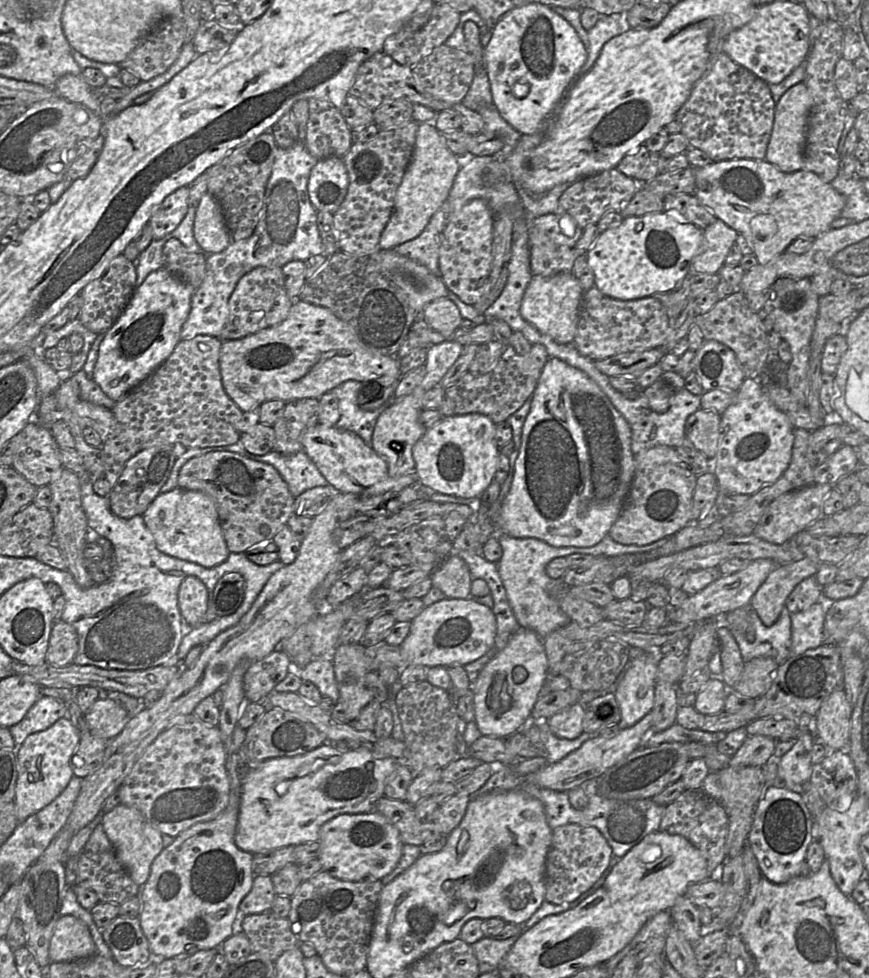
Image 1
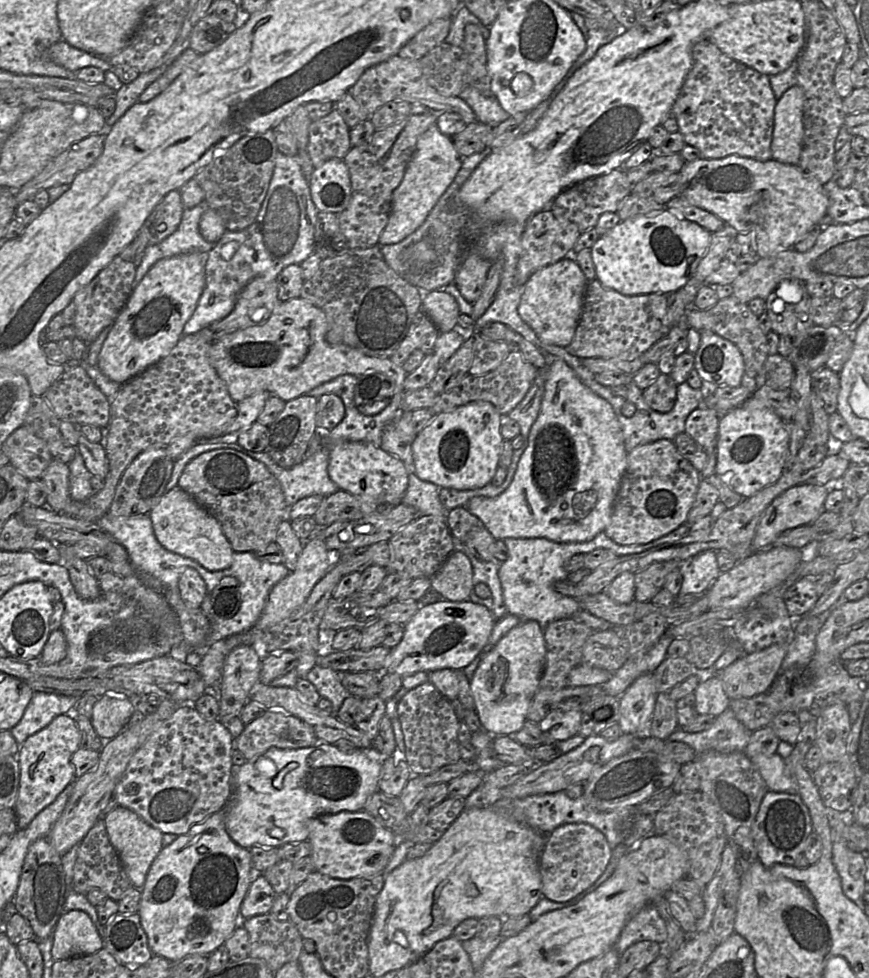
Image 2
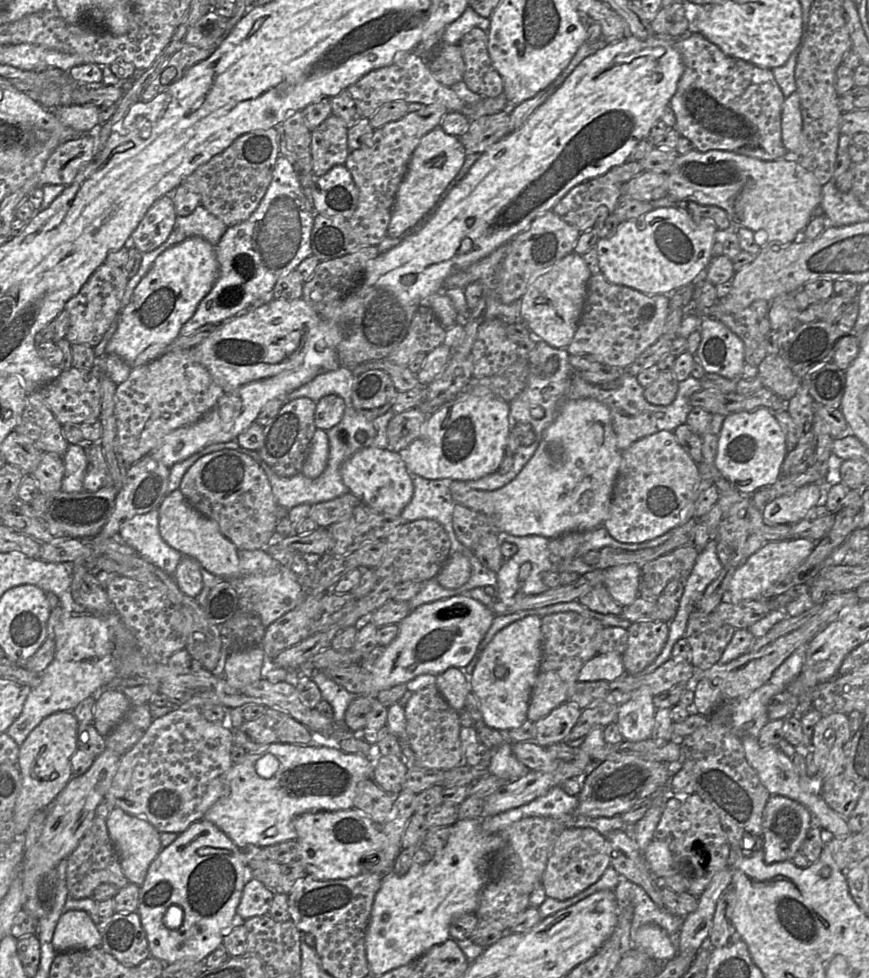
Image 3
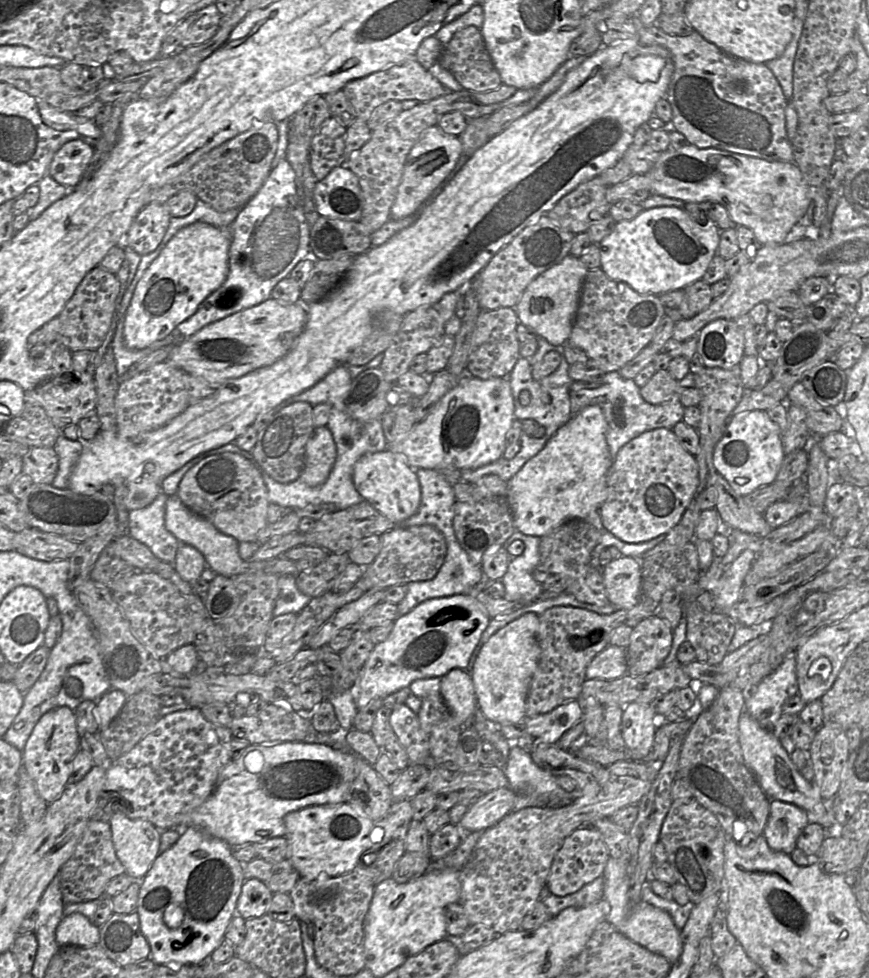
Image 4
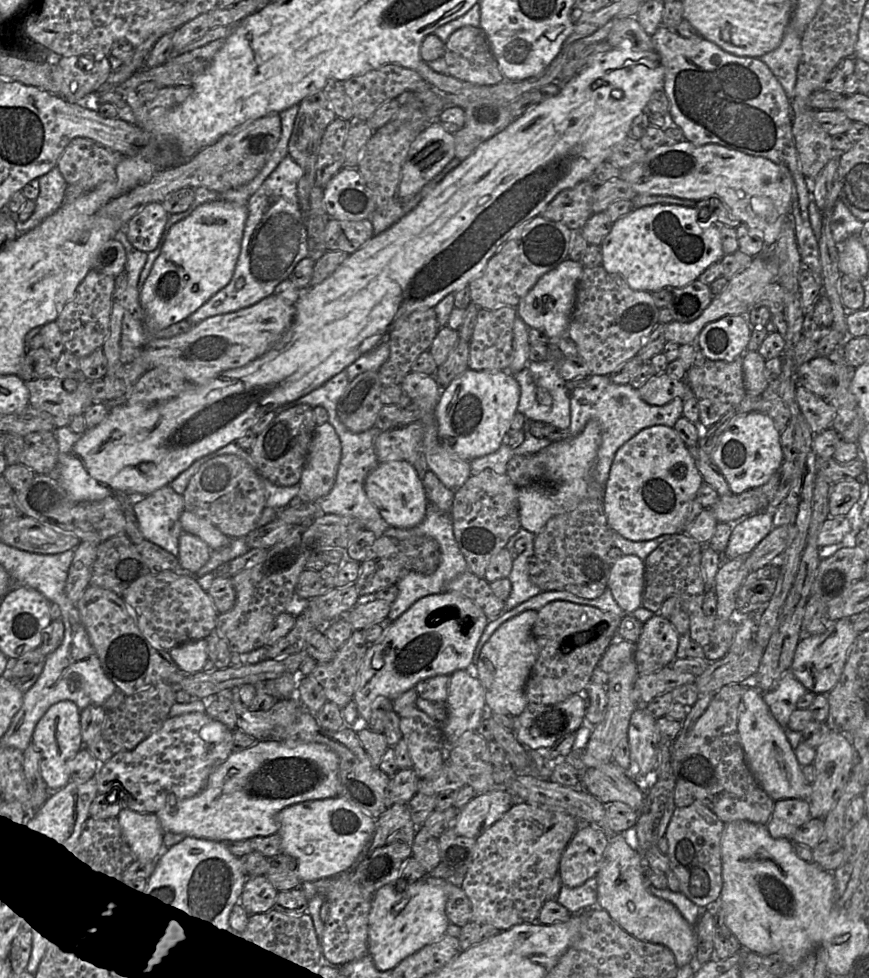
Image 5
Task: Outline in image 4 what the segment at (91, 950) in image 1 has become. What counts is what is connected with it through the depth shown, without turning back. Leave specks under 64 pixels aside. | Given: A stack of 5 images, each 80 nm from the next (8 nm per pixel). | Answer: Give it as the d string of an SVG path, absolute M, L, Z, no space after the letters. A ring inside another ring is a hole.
M72 913L63 917L56 930L56 941L59 947L90 948L97 946L99 940L100 927L80 913Z

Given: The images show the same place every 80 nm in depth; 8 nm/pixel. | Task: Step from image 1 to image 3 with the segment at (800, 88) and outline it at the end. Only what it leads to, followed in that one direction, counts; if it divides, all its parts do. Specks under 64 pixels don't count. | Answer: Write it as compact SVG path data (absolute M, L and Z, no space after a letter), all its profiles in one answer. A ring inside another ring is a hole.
M795 91L785 98L781 114L782 143L787 154L797 151L802 132L801 104L798 93Z

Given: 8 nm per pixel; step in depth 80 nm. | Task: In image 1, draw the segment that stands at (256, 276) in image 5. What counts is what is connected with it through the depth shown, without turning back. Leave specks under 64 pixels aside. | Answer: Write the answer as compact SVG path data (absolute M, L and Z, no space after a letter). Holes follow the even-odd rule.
M301 141L287 149L277 148L256 228L247 239L231 241L223 251L207 254L206 275L192 296L181 340L197 335L220 338L229 317L229 299L240 278L252 269L259 266L282 268L291 261L306 261L312 256L324 255L317 226L318 211L312 205L307 190L311 169L317 161Z

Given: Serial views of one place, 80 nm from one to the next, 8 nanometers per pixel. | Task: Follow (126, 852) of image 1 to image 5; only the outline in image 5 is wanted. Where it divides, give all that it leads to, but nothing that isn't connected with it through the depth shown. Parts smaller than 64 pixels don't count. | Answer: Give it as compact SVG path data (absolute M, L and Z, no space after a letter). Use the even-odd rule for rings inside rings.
M121 809L117 819L122 835L138 862L156 860L163 851L164 831L156 814Z

